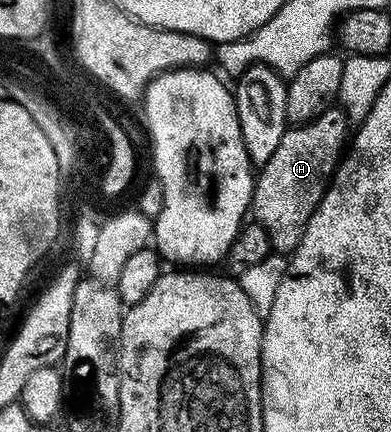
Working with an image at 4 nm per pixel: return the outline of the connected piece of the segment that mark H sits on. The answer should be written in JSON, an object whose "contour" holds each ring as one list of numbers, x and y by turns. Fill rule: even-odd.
{"contour":[[341,108,325,110,311,122,291,125,284,136,280,136,276,152,257,171,254,191,250,197,250,210,253,221,260,223,264,232,268,232,273,253,289,256,300,244,308,220,316,212,343,157,348,142,346,126,348,119,345,110]]}

